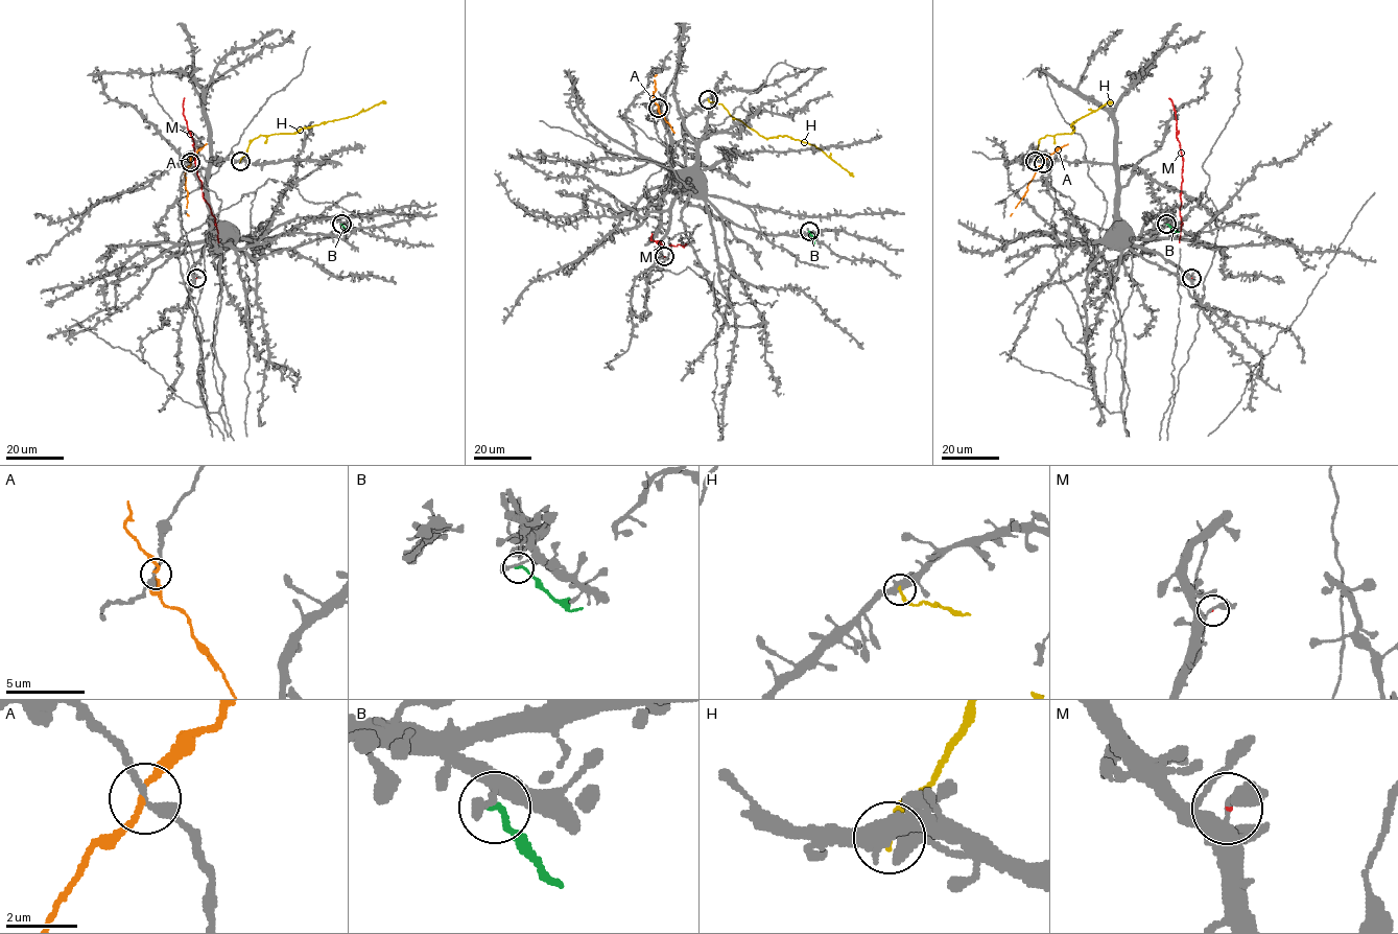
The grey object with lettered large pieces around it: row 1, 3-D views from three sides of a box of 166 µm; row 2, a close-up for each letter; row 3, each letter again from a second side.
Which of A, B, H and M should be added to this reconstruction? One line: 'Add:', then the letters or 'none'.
Add: M

